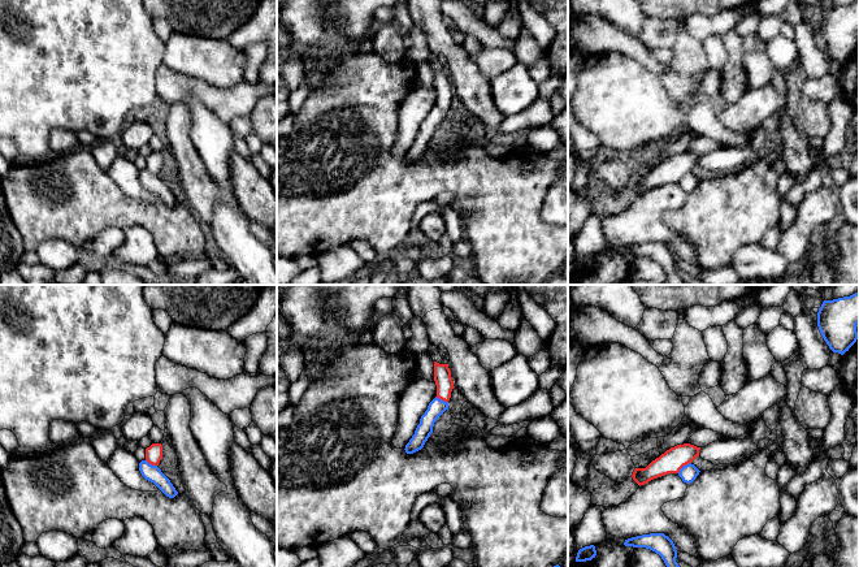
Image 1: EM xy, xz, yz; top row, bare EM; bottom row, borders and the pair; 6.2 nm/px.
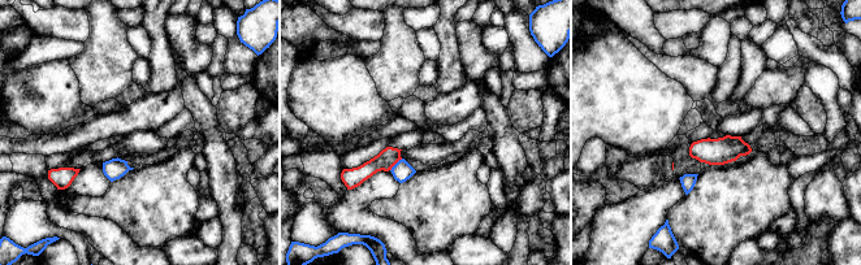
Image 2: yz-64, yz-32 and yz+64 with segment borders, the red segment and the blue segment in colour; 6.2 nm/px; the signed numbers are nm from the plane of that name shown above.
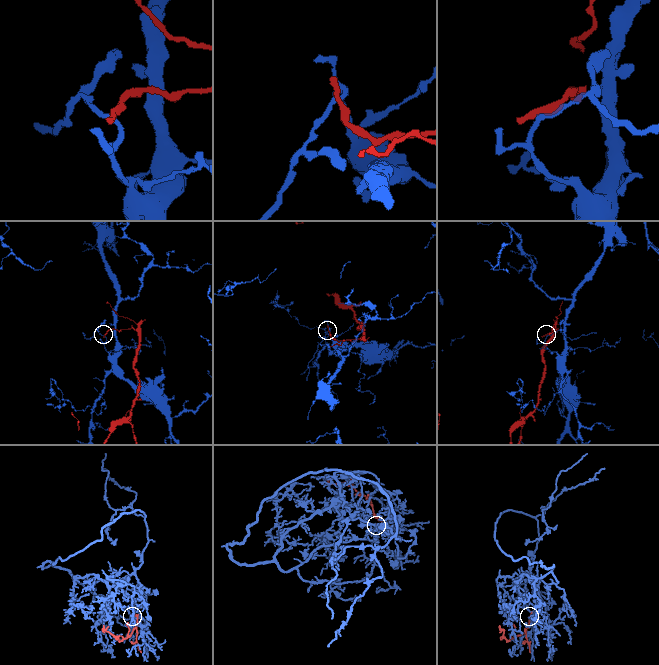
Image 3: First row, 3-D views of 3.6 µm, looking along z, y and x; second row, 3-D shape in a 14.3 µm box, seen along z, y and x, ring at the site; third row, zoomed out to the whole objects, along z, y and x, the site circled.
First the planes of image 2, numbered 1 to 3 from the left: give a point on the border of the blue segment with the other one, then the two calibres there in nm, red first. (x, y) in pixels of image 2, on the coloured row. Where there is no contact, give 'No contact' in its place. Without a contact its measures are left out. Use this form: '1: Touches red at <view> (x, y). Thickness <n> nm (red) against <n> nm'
1: No contact
2: Touches red at yz-32 (396, 163). Thickness 120 nm (red) against 120 nm
3: No contact

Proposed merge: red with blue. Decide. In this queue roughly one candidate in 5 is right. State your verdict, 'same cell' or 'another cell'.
another cell

